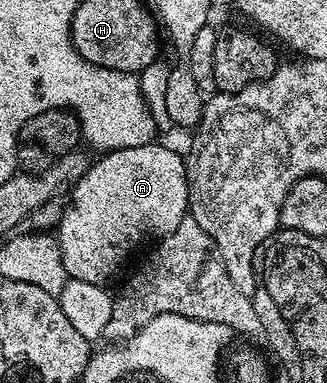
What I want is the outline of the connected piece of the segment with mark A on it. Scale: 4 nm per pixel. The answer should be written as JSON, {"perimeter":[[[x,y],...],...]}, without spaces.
{"perimeter":[[[161,143],[110,149],[97,158],[98,161],[93,161],[72,186],[73,194],[69,197],[69,205],[67,201],[64,206],[55,236],[61,247],[63,267],[70,278],[83,279],[83,283],[105,285],[120,271],[121,264],[132,255],[133,248],[148,233],[170,233],[186,216],[190,178],[187,176],[186,162]]]}

